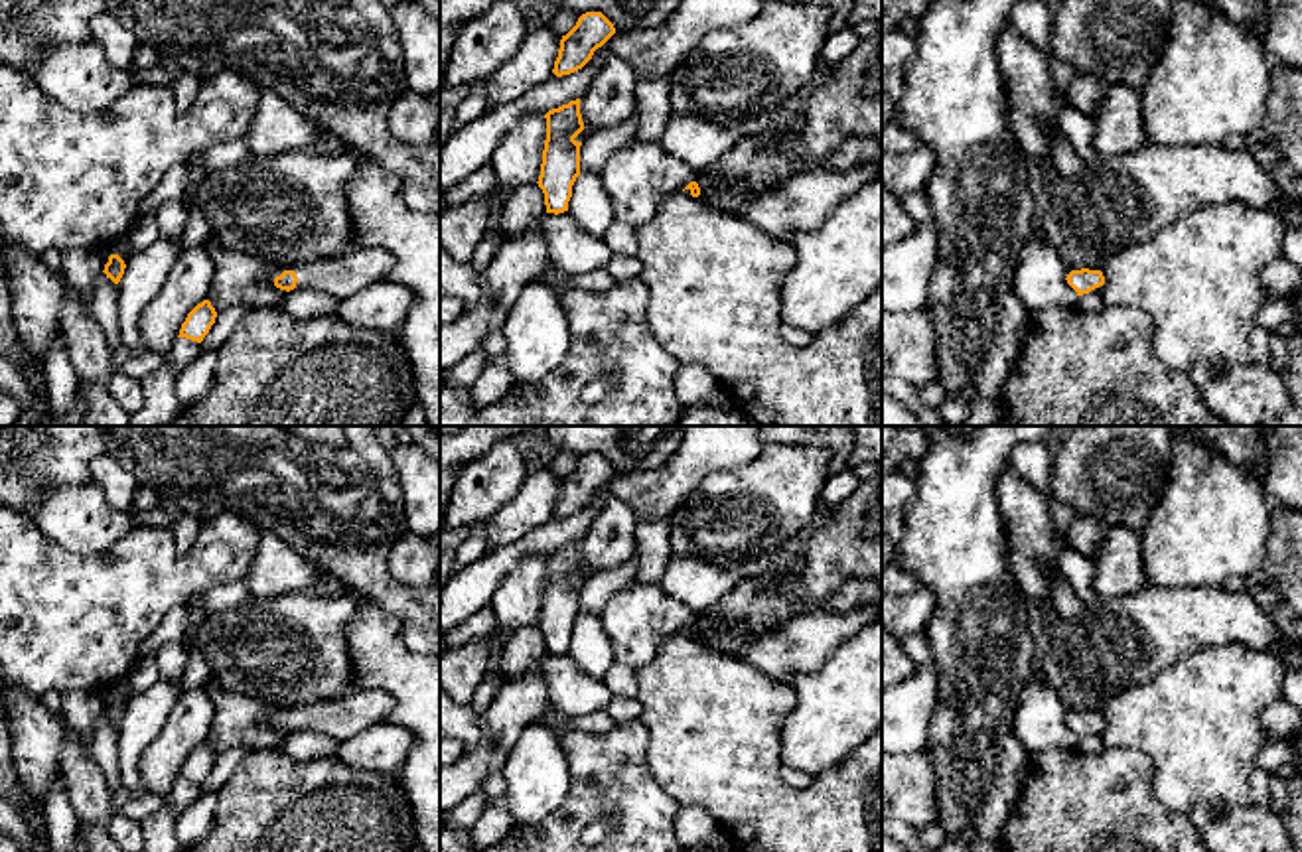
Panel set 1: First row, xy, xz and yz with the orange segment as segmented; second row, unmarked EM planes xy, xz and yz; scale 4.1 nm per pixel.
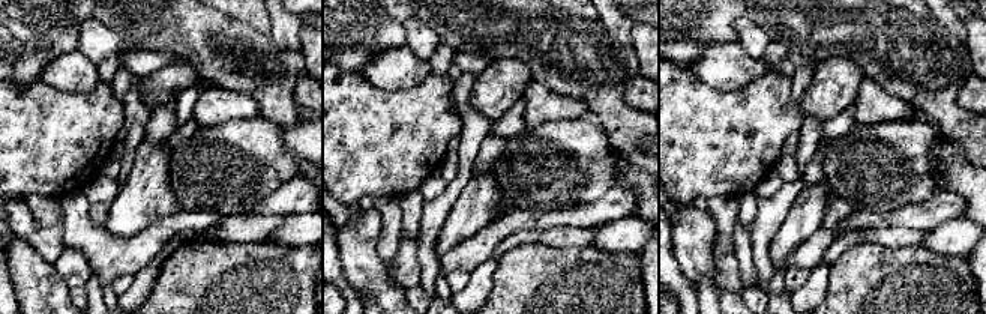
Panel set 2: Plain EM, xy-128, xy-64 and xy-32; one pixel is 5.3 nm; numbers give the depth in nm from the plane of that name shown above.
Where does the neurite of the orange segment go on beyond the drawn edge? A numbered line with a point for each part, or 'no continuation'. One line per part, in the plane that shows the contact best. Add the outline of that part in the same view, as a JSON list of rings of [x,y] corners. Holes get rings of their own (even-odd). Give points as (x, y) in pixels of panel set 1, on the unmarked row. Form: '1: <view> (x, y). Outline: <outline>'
1: xy (342, 718). Outline: [[[367,688],[304,708],[278,708],[268,716],[266,724],[274,726],[274,720],[284,712],[294,712],[298,718],[296,730],[320,732],[345,742],[365,728],[383,722],[391,708],[393,696],[377,688]]]

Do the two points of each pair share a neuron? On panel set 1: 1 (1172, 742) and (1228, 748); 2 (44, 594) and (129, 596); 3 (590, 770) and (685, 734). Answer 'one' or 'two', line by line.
1: one
2: one
3: two

